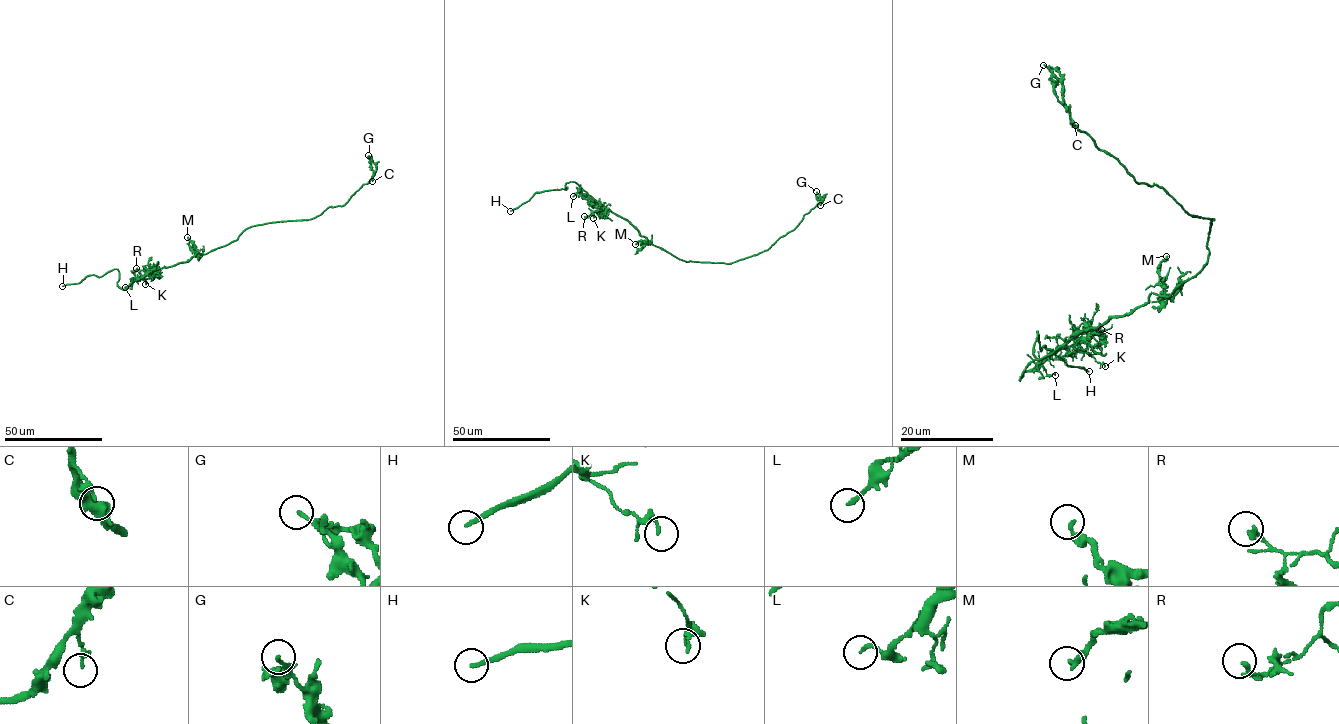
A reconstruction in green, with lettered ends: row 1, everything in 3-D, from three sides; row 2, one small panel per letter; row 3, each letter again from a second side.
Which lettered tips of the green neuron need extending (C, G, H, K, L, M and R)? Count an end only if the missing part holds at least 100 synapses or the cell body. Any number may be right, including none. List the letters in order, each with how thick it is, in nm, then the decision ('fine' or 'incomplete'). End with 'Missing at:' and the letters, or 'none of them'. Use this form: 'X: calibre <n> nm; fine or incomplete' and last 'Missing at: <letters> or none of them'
C: calibre 190 nm; fine
G: calibre 140 nm; fine
H: calibre 190 nm; incomplete
K: calibre 130 nm; fine
L: calibre 150 nm; fine
M: calibre 240 nm; fine
R: calibre 220 nm; fine
Missing at: H

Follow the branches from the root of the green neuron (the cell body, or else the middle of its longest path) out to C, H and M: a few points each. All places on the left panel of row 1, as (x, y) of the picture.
C: (219, 247), (236, 240), (251, 226), (310, 220), (330, 207), (343, 205), (363, 184), (371, 178), (372, 181)
H: (219, 247), (175, 265), (152, 269), (124, 289), (117, 286), (117, 269), (62, 286)
M: (219, 247), (199, 254), (187, 237)

